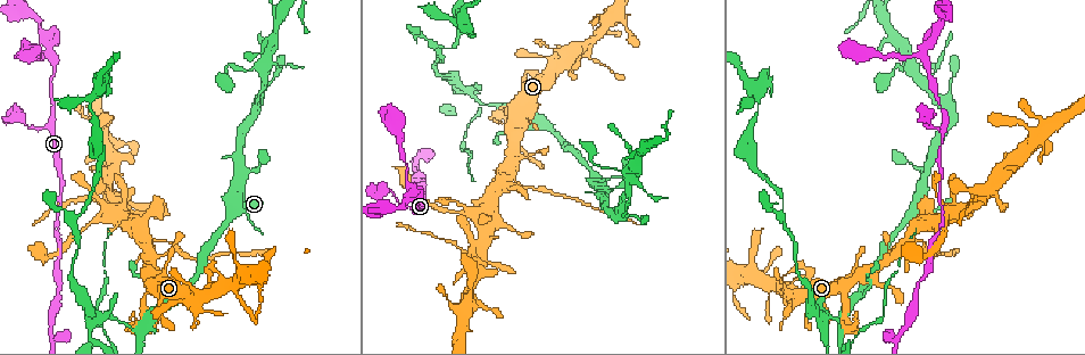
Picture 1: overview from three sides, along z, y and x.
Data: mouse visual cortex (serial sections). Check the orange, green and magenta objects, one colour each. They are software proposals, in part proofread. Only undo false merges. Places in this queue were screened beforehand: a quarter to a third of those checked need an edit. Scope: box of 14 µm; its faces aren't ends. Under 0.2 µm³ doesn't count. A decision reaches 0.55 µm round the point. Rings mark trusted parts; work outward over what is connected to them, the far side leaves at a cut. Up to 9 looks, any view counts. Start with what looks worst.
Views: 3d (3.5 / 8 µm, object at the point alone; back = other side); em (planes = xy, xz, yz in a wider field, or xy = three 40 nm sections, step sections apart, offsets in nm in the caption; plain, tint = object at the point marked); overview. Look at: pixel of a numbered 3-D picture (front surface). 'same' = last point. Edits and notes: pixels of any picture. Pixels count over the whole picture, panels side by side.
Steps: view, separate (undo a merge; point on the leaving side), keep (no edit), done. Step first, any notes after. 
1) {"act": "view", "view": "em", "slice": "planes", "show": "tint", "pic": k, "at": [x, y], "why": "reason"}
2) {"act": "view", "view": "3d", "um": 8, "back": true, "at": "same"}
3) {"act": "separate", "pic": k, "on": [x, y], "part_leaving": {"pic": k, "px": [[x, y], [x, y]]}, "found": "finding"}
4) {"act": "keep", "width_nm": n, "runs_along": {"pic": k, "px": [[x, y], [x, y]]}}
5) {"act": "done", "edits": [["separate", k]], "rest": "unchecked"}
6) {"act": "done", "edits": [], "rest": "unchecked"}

{"act": "view", "view": "em", "slice": "xy", "step": 5, "show": "tint", "pic": 1, "at": [955, 208], "why": "three-way junction"}

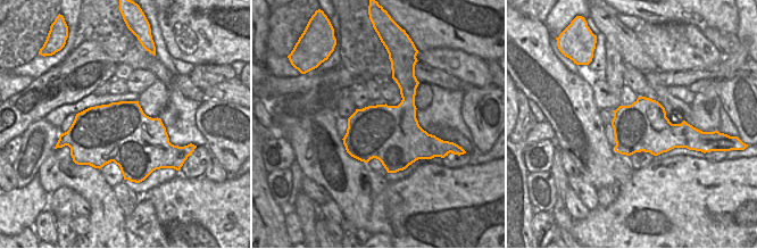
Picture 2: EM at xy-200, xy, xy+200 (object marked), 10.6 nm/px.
{"act": "view", "view": "3d", "um": 3.5, "at": "same", "why": "see where the arms go"}

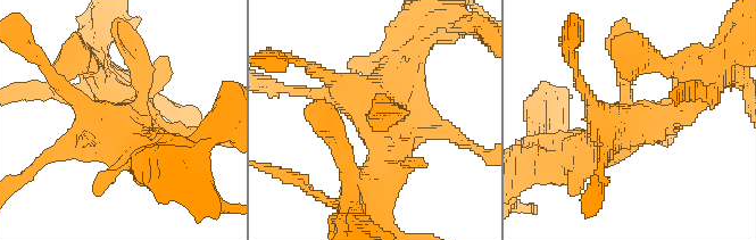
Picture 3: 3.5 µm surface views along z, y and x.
{"act": "keep", "runs_along": {"pic": 3, "px": [[557, 163], [623, 125], [682, 110]]}, "found": "all the same cell"}

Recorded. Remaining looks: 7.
{"act": "view", "view": "3d", "um": 3.5, "pic": 1, "at": [504, 104], "why": "branch point"}

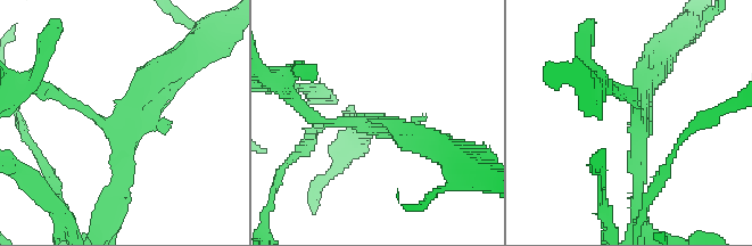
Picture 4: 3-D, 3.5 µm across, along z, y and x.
{"act": "view", "view": "em", "slice": "xy", "step": 2, "show": "tint", "pic": 4, "at": [640, 119]}

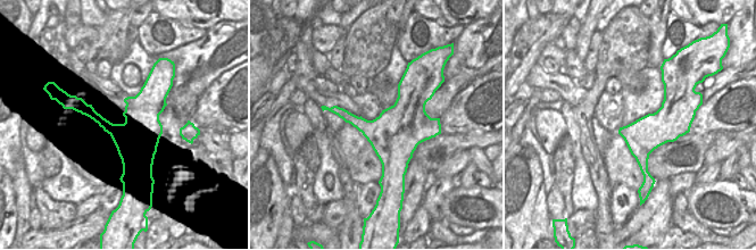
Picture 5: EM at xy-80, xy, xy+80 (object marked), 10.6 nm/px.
{"act": "keep", "width_nm": 550, "runs_along": {"pic": 4, "px": [[172, 63], [120, 122], [60, 98]]}, "found": "all the same cell"}

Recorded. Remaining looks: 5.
{"act": "view", "view": "em", "slice": "xy", "step": 5, "show": "tint", "pic": 1, "at": [924, 54]}

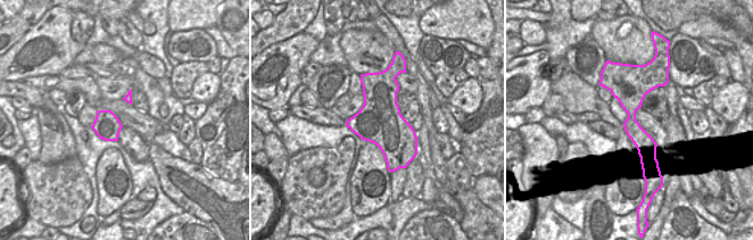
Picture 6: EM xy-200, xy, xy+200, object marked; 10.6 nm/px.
{"act": "view", "view": "3d", "um": 3.5, "at": "same"}

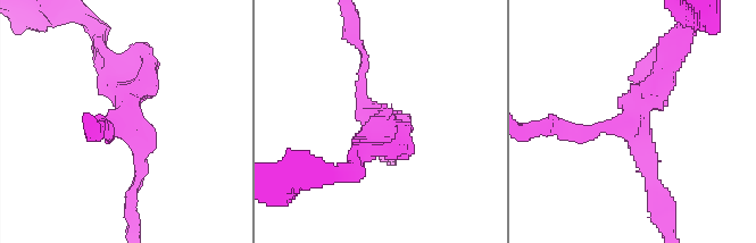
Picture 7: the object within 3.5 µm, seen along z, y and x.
{"act": "keep", "width_nm": 480, "runs_along": {"pic": 7, "px": [[133, 191], [140, 142], [106, 65]]}, "found": "one cell here"}

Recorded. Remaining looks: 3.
{"act": "view", "view": "3d", "um": 3.5, "back": true, "pic": 1, "at": [17, 6], "why": "calibre changes"}

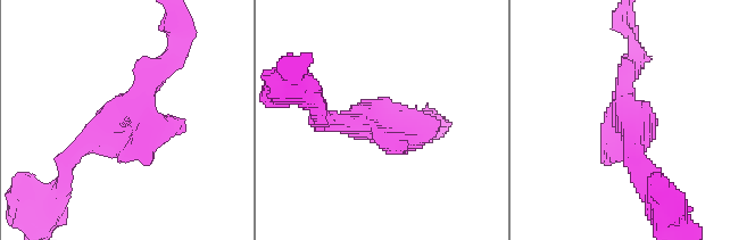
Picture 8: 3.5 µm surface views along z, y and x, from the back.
{"act": "view", "view": "em", "slice": "planes", "show": "tint", "pic": 8, "at": [378, 123]}

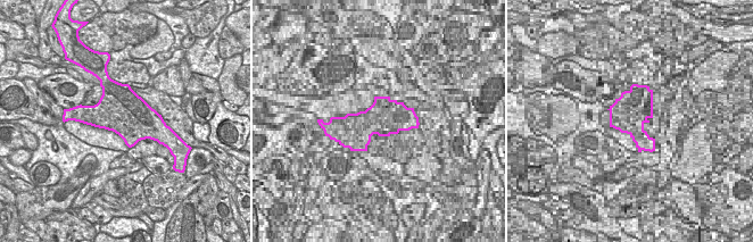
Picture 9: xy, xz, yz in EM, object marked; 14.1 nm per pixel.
{"act": "keep", "runs_along": {"pic": 8, "px": [[321, 115], [373, 141]]}, "found": "continuous, no second cell"}

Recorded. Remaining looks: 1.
{"act": "done", "edits": [], "rest": "unchecked"}

